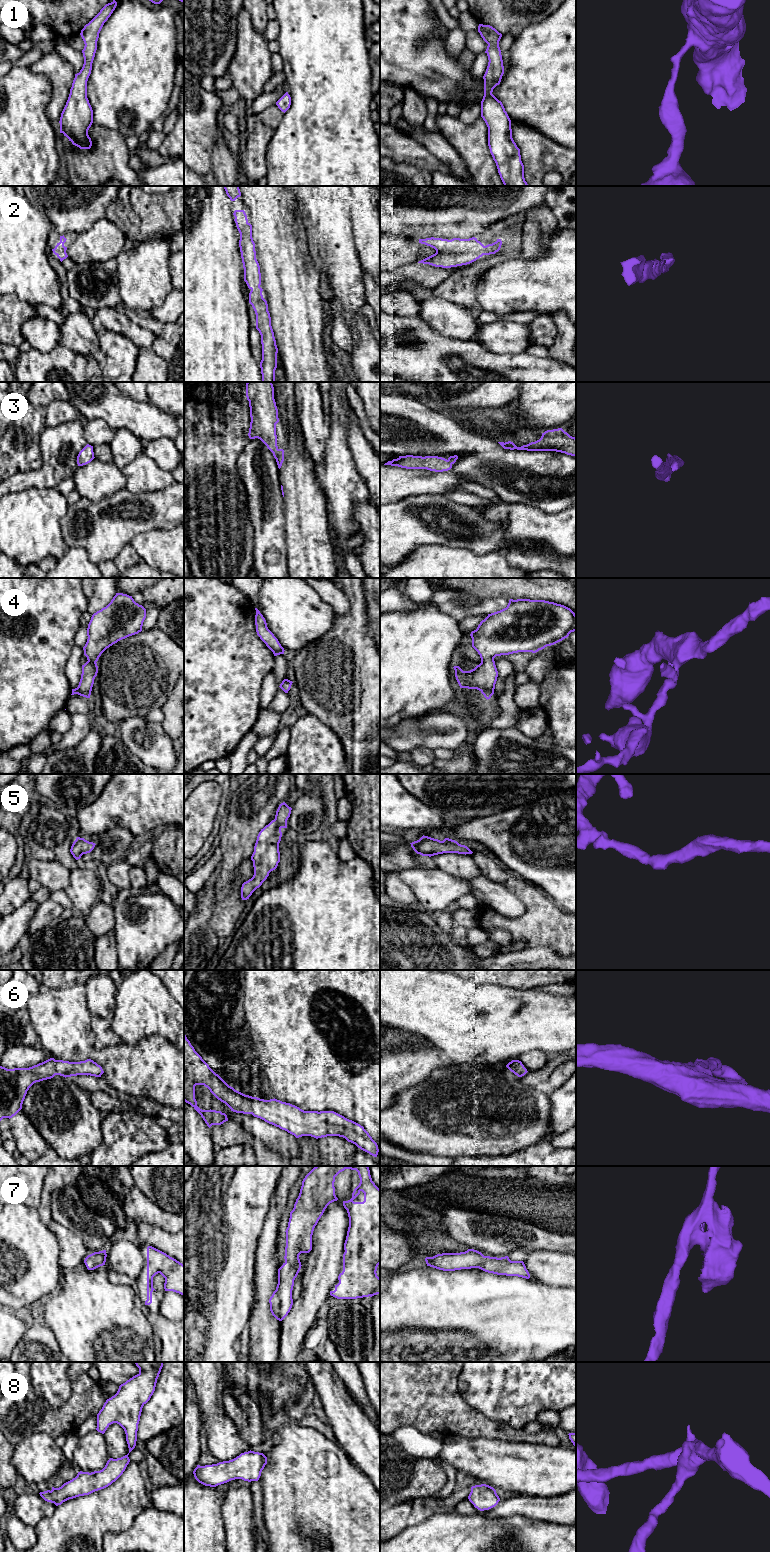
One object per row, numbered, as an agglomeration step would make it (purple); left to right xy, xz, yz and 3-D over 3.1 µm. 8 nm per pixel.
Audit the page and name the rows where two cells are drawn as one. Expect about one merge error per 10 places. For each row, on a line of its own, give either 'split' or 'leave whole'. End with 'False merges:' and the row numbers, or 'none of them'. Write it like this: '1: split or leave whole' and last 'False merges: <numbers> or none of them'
1: leave whole
2: leave whole
3: leave whole
4: leave whole
5: leave whole
6: leave whole
7: leave whole
8: leave whole
False merges: none of them

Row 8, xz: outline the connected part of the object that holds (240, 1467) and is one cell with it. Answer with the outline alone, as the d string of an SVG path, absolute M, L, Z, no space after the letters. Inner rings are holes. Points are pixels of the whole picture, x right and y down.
M250 1450L229 1461L205 1466L197 1465L193 1474L199 1483L216 1487L235 1479L258 1481L266 1464L267 1457L263 1453Z

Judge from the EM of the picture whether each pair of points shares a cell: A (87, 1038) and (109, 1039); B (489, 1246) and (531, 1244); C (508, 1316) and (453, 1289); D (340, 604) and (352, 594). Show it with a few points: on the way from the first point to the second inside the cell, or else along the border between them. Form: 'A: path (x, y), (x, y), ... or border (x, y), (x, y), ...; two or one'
A: border (91, 1016), (94, 1048); two
B: path (499, 1243), (521, 1243); one
C: path (494, 1316), (480, 1316), (467, 1303); one
D: border (338, 588), (348, 601), (348, 610), (344, 614); two

